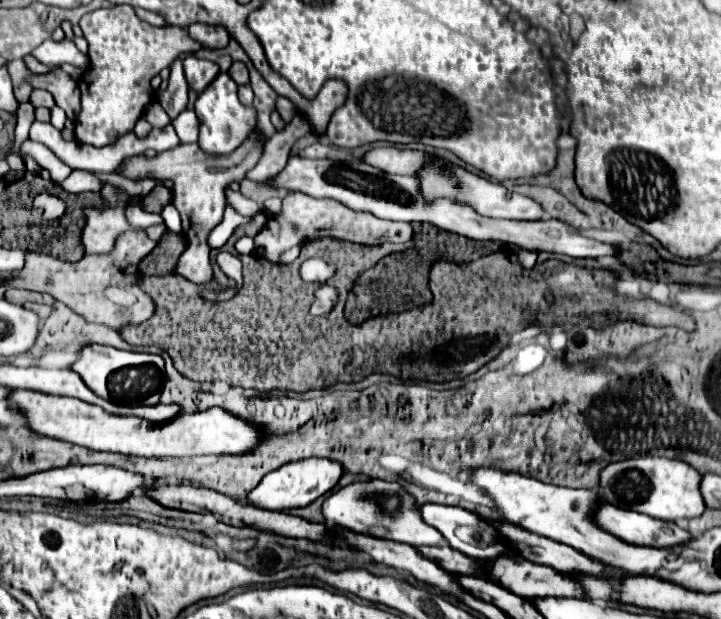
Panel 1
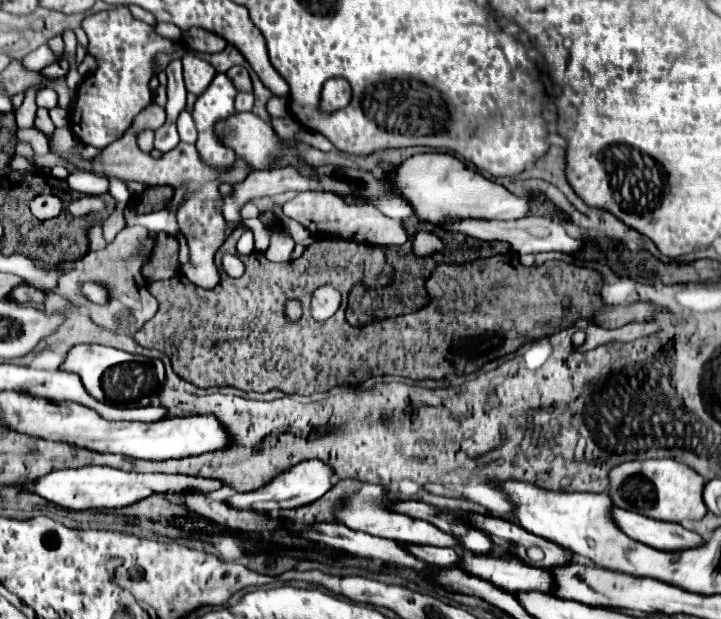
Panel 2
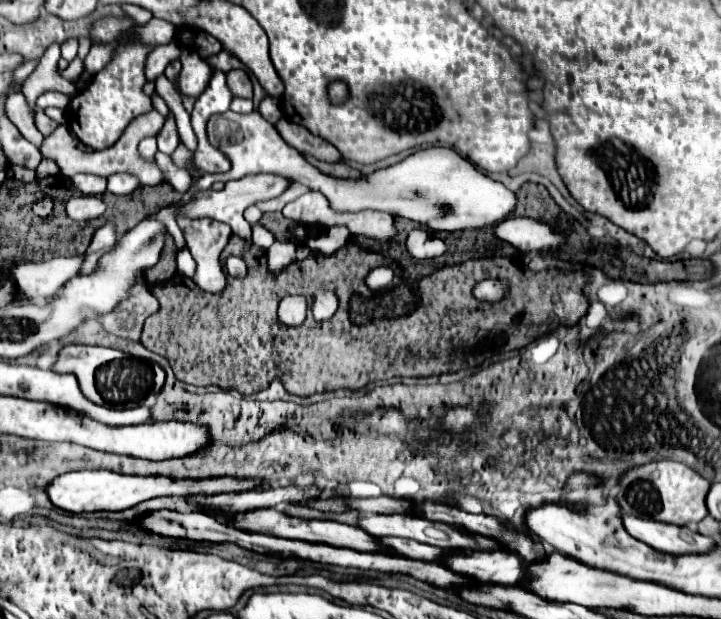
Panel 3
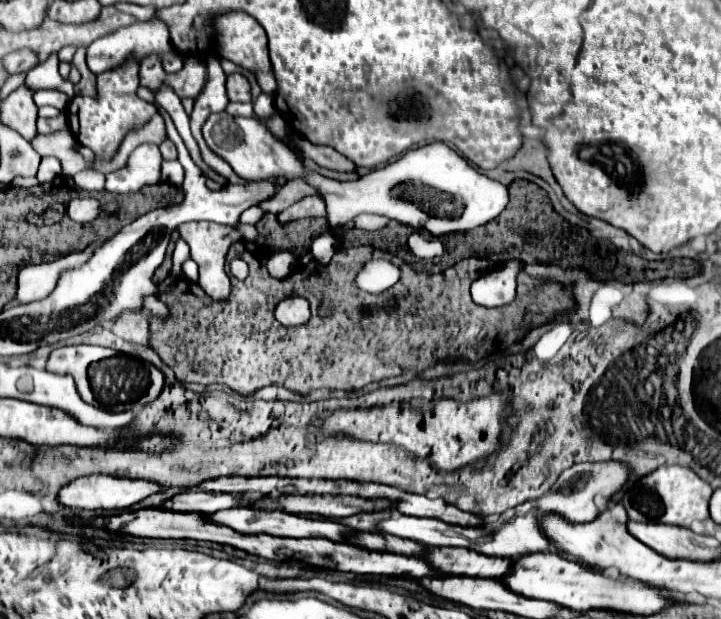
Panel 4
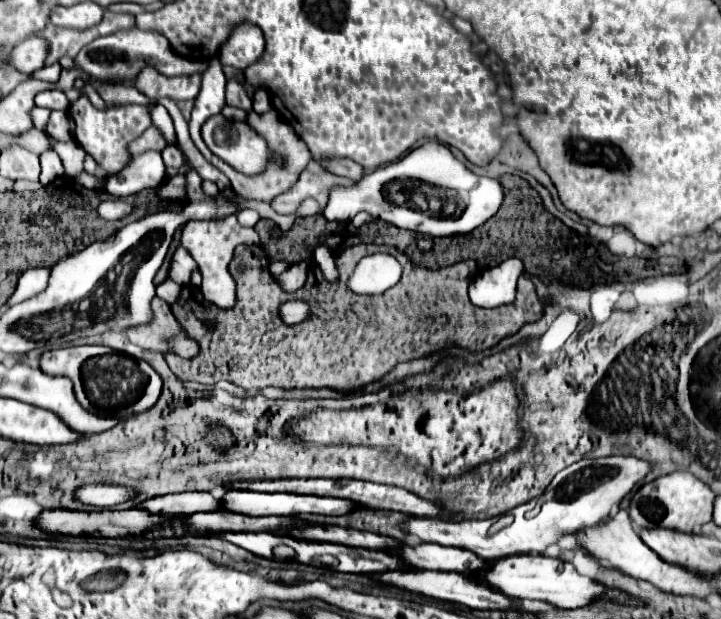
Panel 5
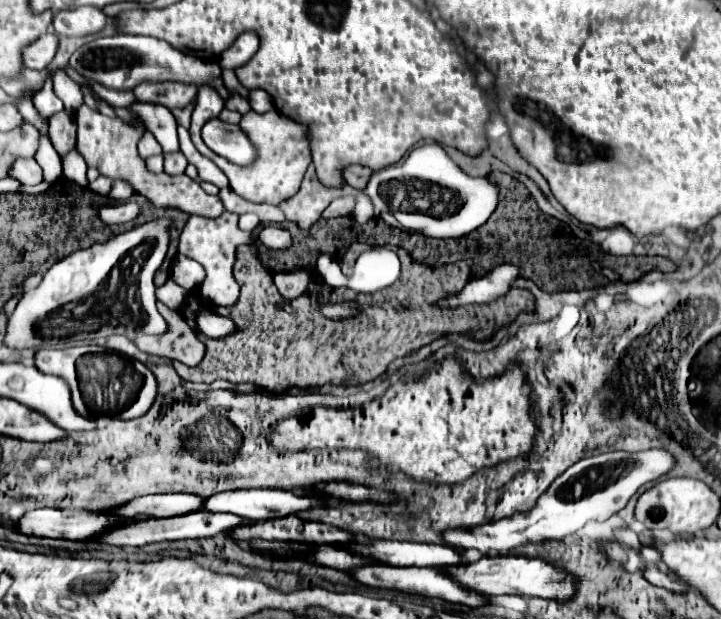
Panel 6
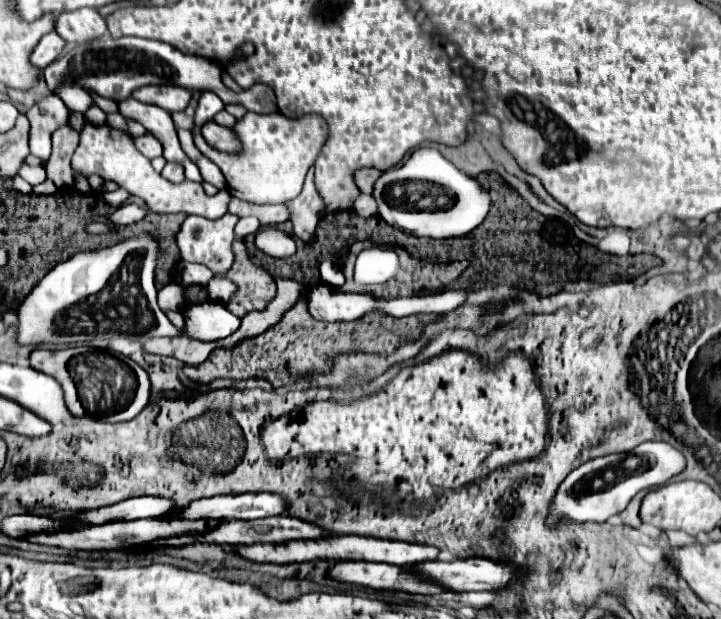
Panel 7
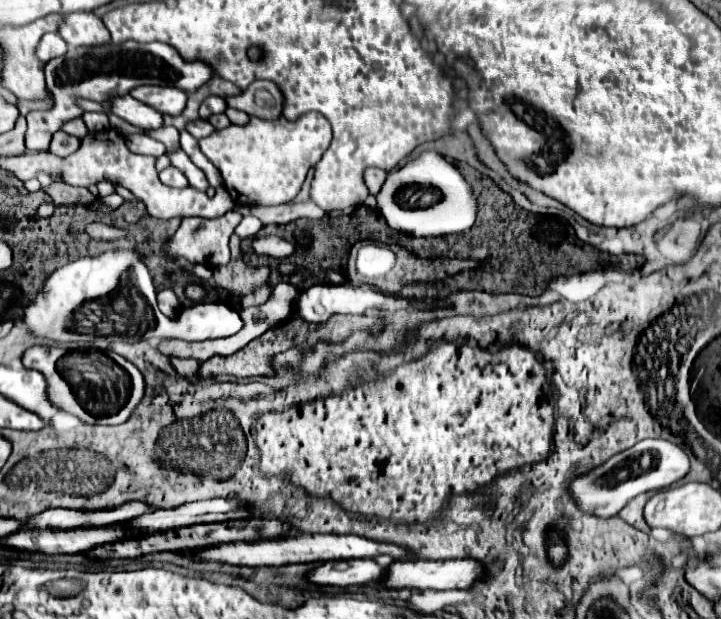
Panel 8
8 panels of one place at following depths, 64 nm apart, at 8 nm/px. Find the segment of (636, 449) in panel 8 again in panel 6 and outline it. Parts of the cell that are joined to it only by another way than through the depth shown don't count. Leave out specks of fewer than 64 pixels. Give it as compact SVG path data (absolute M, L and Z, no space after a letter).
M648 448L642 452L606 452L584 458L570 466L548 492L542 494L534 510L520 512L522 518L508 518L488 522L472 530L446 530L444 540L460 548L476 548L482 554L498 552L506 554L512 548L520 548L526 542L540 544L544 540L562 540L568 534L578 532L586 522L604 522L612 514L620 512L628 500L640 490L640 486L654 482L668 474L676 466L676 458L666 448Z

